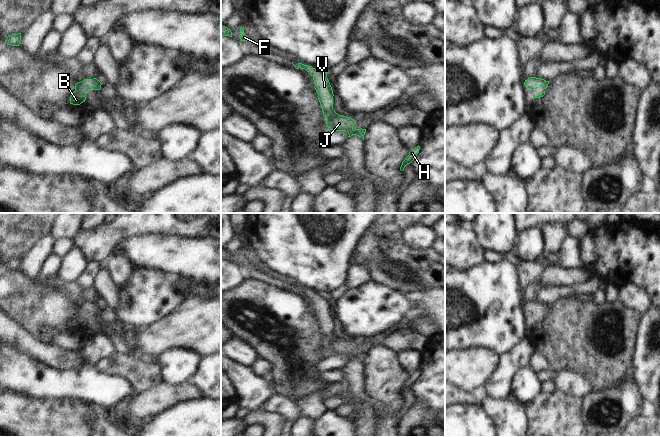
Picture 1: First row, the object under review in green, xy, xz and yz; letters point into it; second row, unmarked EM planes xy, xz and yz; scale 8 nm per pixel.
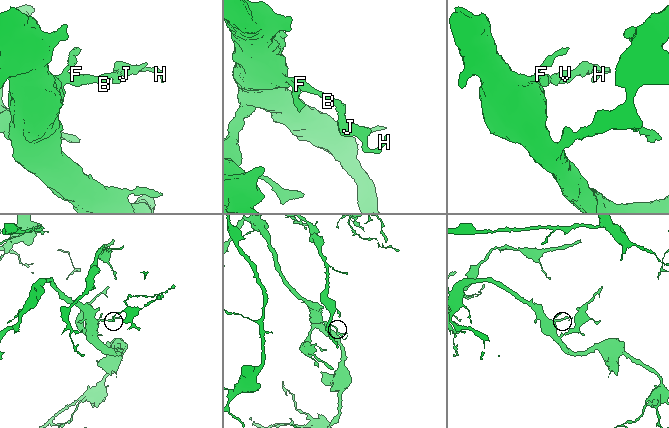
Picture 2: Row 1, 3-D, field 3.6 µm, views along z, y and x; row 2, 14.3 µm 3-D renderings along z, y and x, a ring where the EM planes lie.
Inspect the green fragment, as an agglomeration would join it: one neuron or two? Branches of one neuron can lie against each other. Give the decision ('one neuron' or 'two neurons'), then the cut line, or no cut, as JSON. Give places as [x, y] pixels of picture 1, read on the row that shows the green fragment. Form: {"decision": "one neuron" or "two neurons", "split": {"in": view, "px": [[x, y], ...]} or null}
{"decision": "one neuron", "split": null}

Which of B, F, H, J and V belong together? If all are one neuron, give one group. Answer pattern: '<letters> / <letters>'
B F H J V

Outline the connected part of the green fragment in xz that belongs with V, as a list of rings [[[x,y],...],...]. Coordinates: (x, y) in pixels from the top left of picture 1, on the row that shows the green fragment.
[[[298,63],[296,69],[305,69],[312,77],[315,82],[315,90],[318,93],[318,100],[320,102],[323,115],[326,119],[326,125],[328,130],[334,131],[346,131],[349,136],[357,135],[364,140],[364,135],[366,129],[353,129],[353,126],[356,124],[351,117],[346,117],[339,115],[333,109],[333,90],[330,85],[330,82],[327,78],[327,72],[323,72],[319,69],[315,69],[312,66],[304,65]]]

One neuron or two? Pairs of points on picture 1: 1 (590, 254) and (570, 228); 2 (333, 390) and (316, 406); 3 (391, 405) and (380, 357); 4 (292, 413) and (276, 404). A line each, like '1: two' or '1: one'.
1: two
2: one
3: one
4: one

